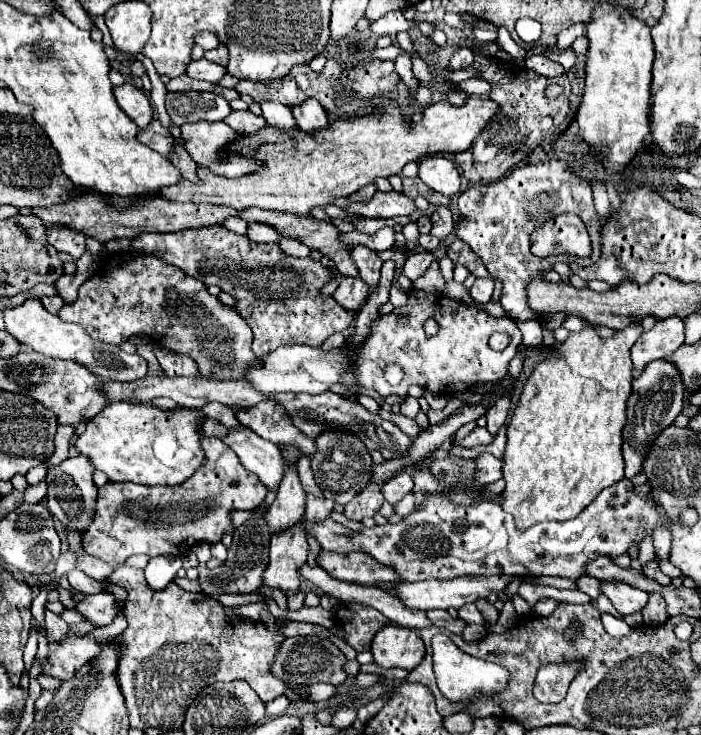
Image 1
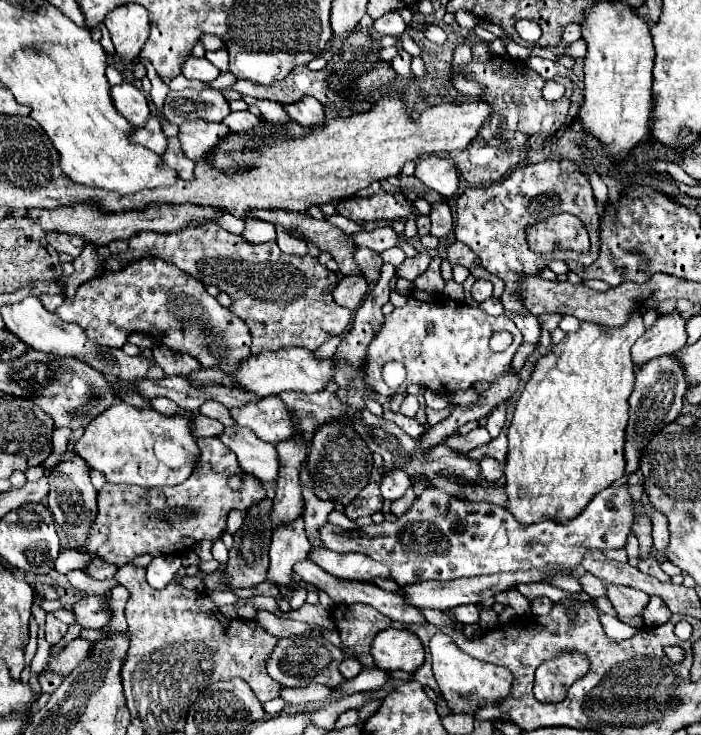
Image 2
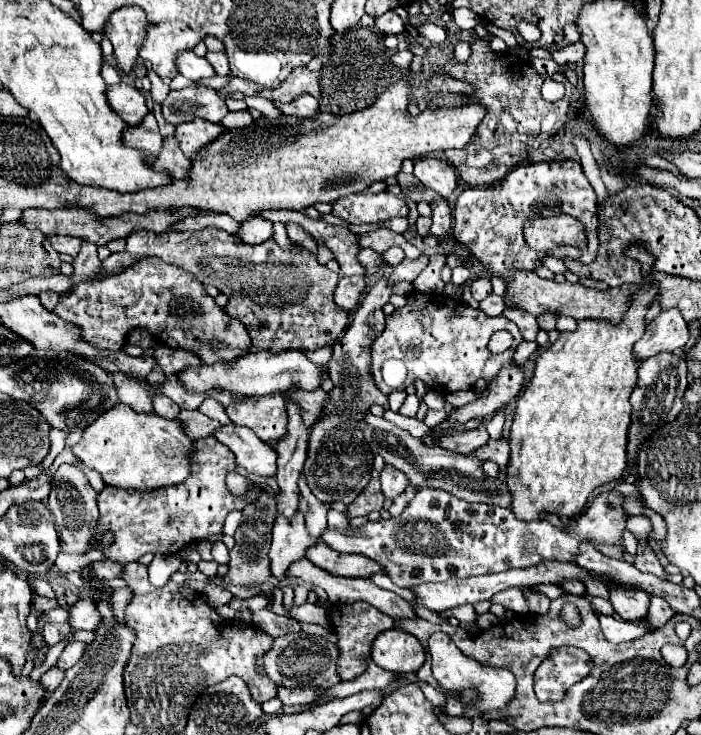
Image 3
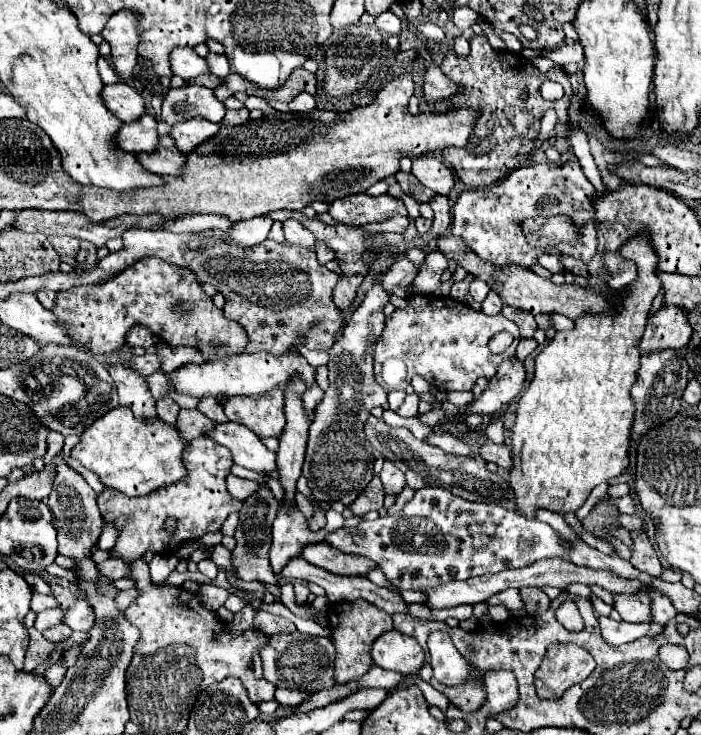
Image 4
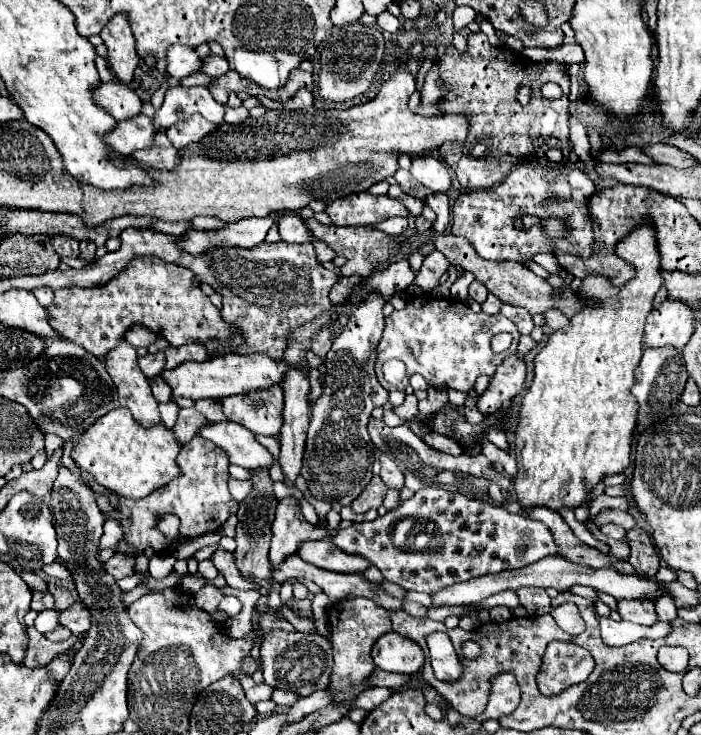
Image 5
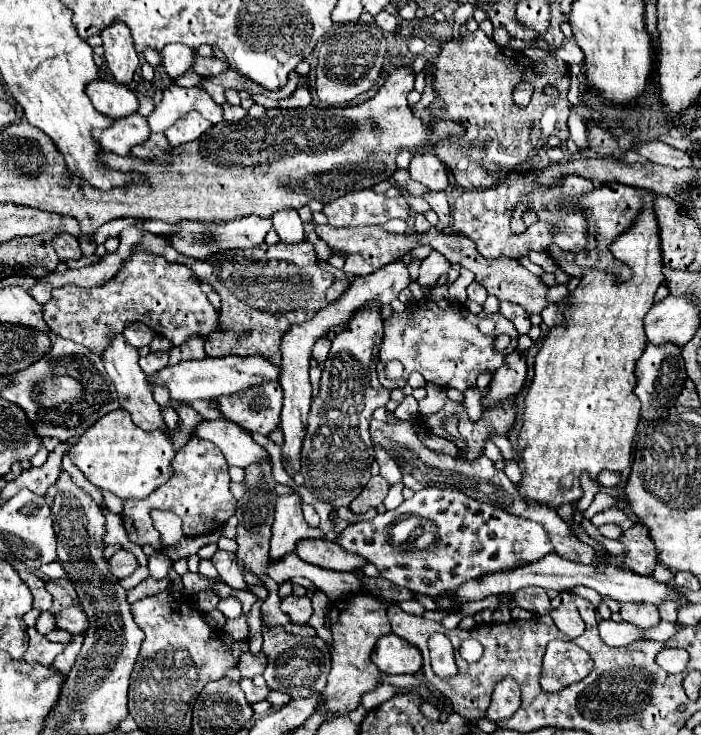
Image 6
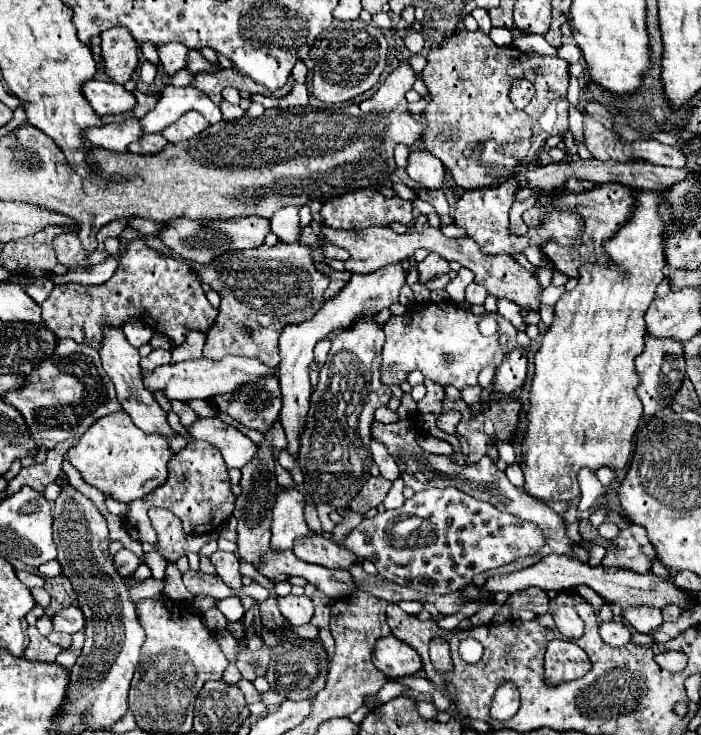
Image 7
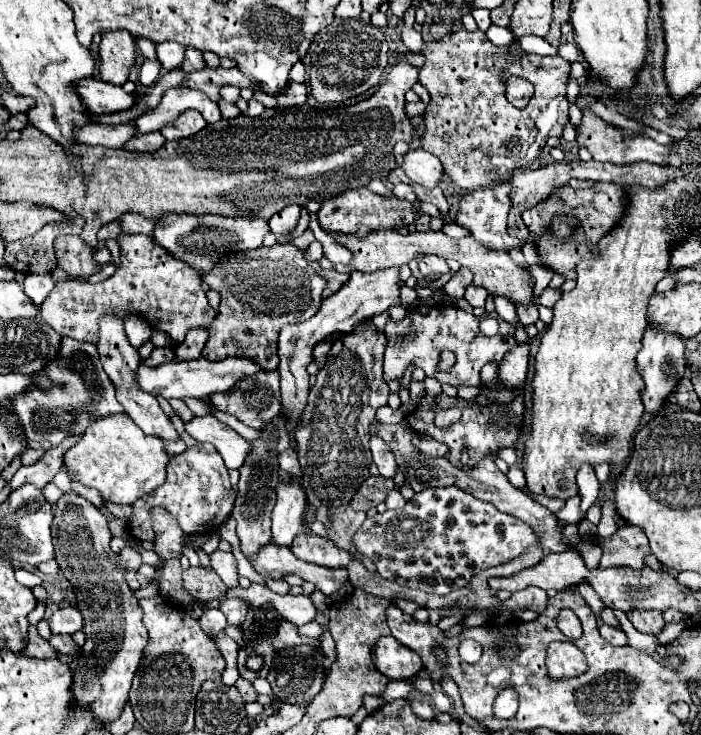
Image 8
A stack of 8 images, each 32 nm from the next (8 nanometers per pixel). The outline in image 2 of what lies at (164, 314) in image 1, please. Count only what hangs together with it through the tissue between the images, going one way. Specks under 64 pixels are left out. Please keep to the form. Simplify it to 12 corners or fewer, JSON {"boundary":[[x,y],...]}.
{"boundary":[[140,258],[56,314],[120,348],[134,332],[232,374],[244,320],[200,280]]}

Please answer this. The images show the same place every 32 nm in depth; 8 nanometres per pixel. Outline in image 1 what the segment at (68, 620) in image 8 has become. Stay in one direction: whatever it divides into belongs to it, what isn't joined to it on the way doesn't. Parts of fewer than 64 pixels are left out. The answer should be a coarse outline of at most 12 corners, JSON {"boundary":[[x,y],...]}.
{"boundary":[[112,592],[86,596],[76,606],[88,622],[110,624],[124,604]]}

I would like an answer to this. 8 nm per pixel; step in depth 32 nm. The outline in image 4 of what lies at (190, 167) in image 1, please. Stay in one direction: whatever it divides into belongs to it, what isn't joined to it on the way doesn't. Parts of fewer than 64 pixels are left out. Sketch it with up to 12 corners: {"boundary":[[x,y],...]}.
{"boundary":[[160,136],[154,154],[140,154],[144,168],[182,176],[186,156],[172,136]]}

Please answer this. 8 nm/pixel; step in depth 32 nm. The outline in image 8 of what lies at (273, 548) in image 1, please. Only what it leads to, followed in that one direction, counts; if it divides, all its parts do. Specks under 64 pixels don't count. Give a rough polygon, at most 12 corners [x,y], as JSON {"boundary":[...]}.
{"boundary":[[292,478],[278,484],[272,542],[292,546],[306,534],[306,494]]}

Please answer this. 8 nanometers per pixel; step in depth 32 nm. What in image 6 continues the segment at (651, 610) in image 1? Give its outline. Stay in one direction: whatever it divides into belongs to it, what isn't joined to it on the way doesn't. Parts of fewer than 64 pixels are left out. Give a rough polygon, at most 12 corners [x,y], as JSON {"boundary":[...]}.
{"boundary":[[662,600],[658,614],[666,622],[676,622],[678,604]]}

